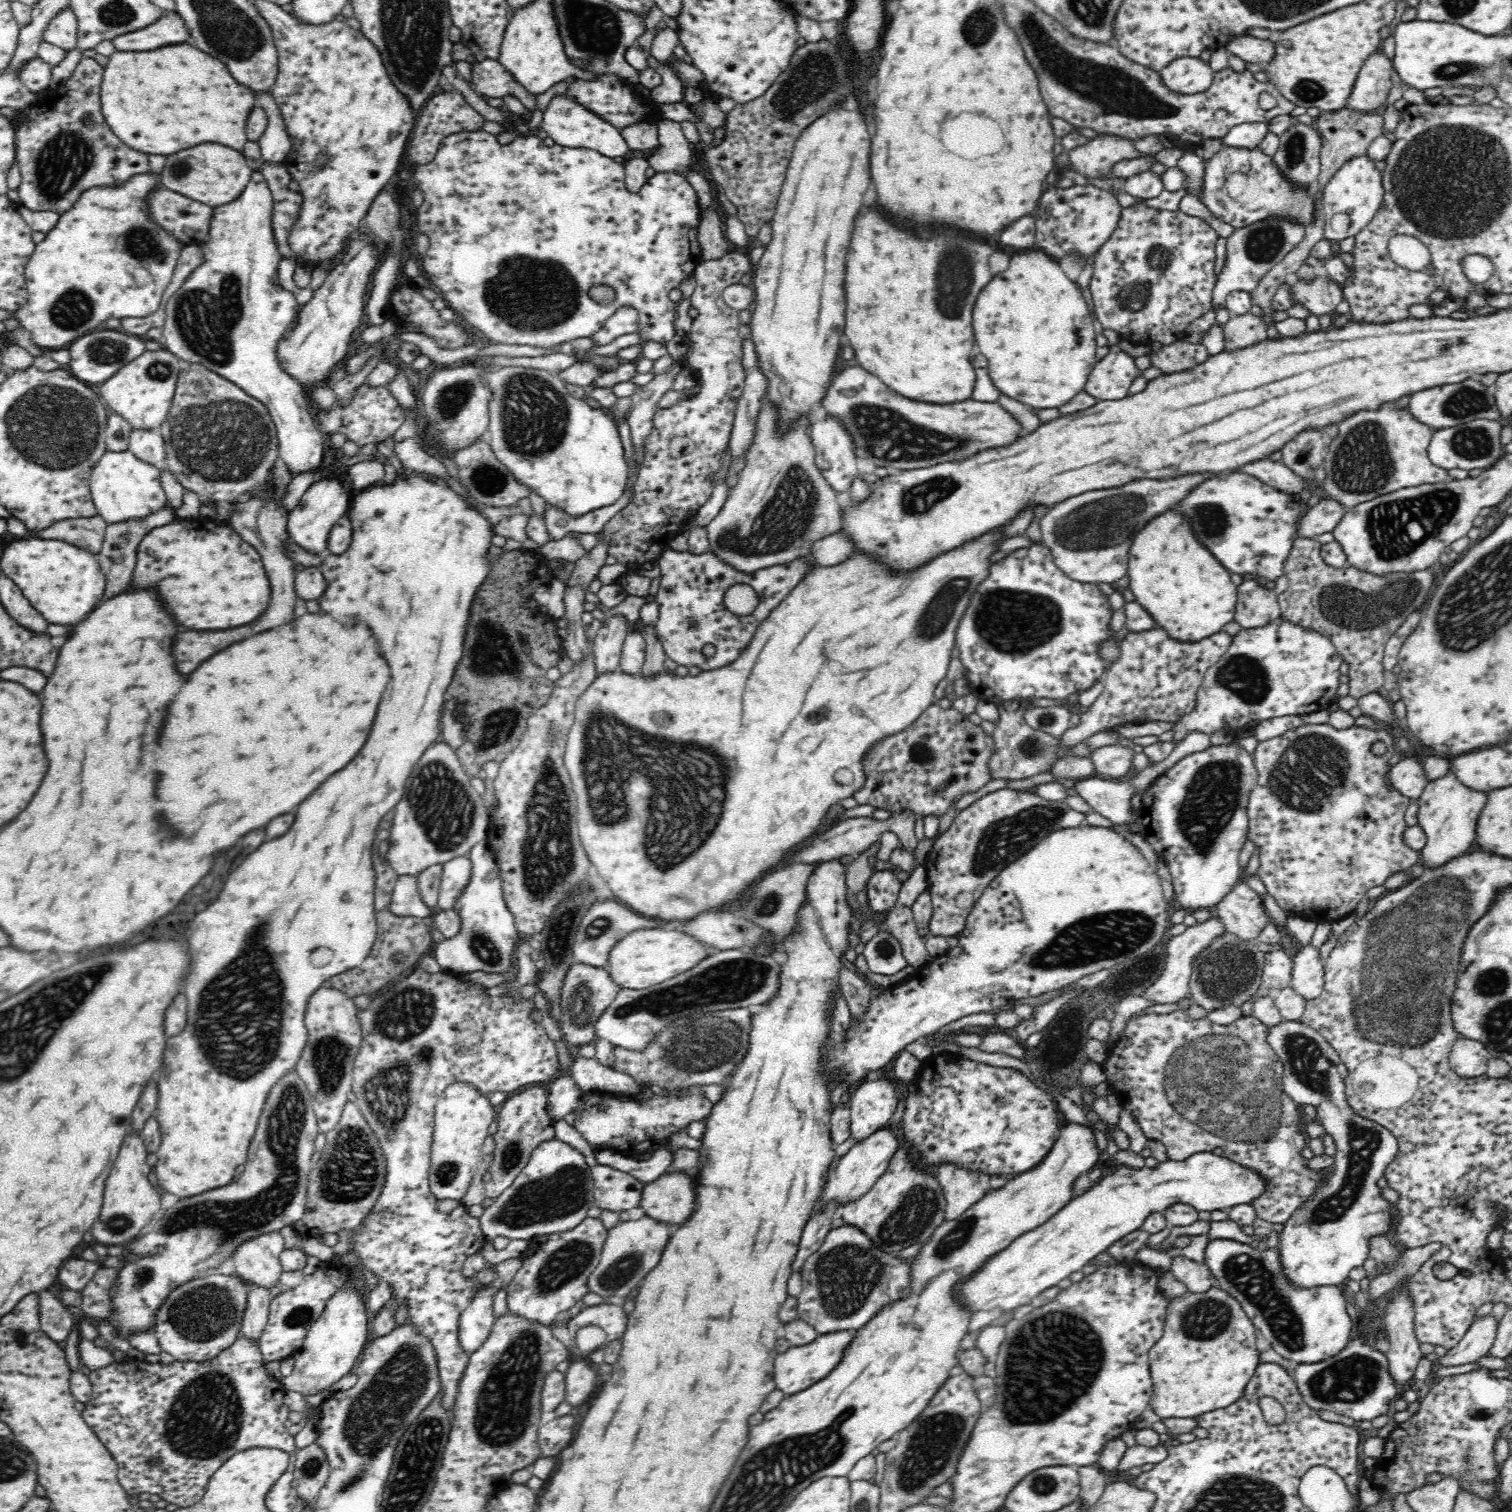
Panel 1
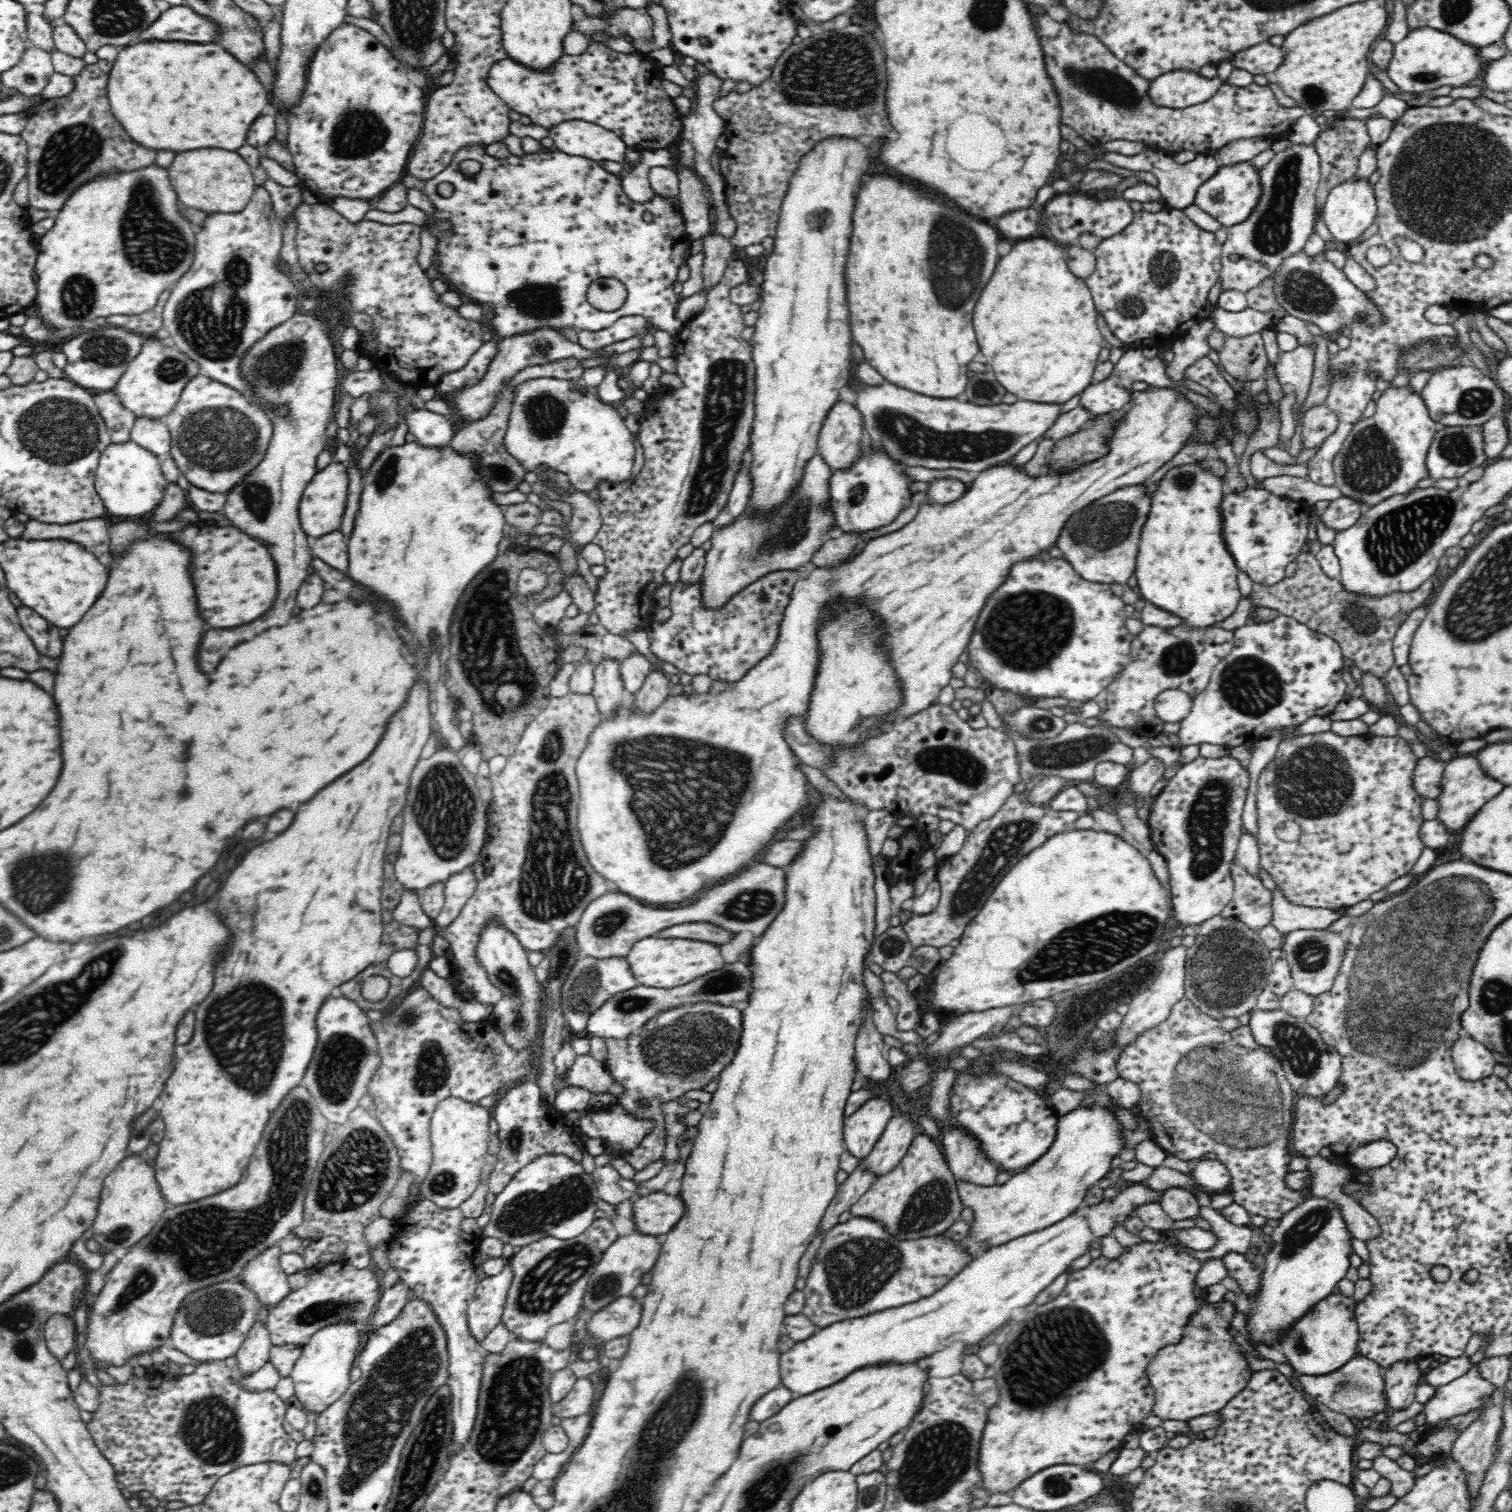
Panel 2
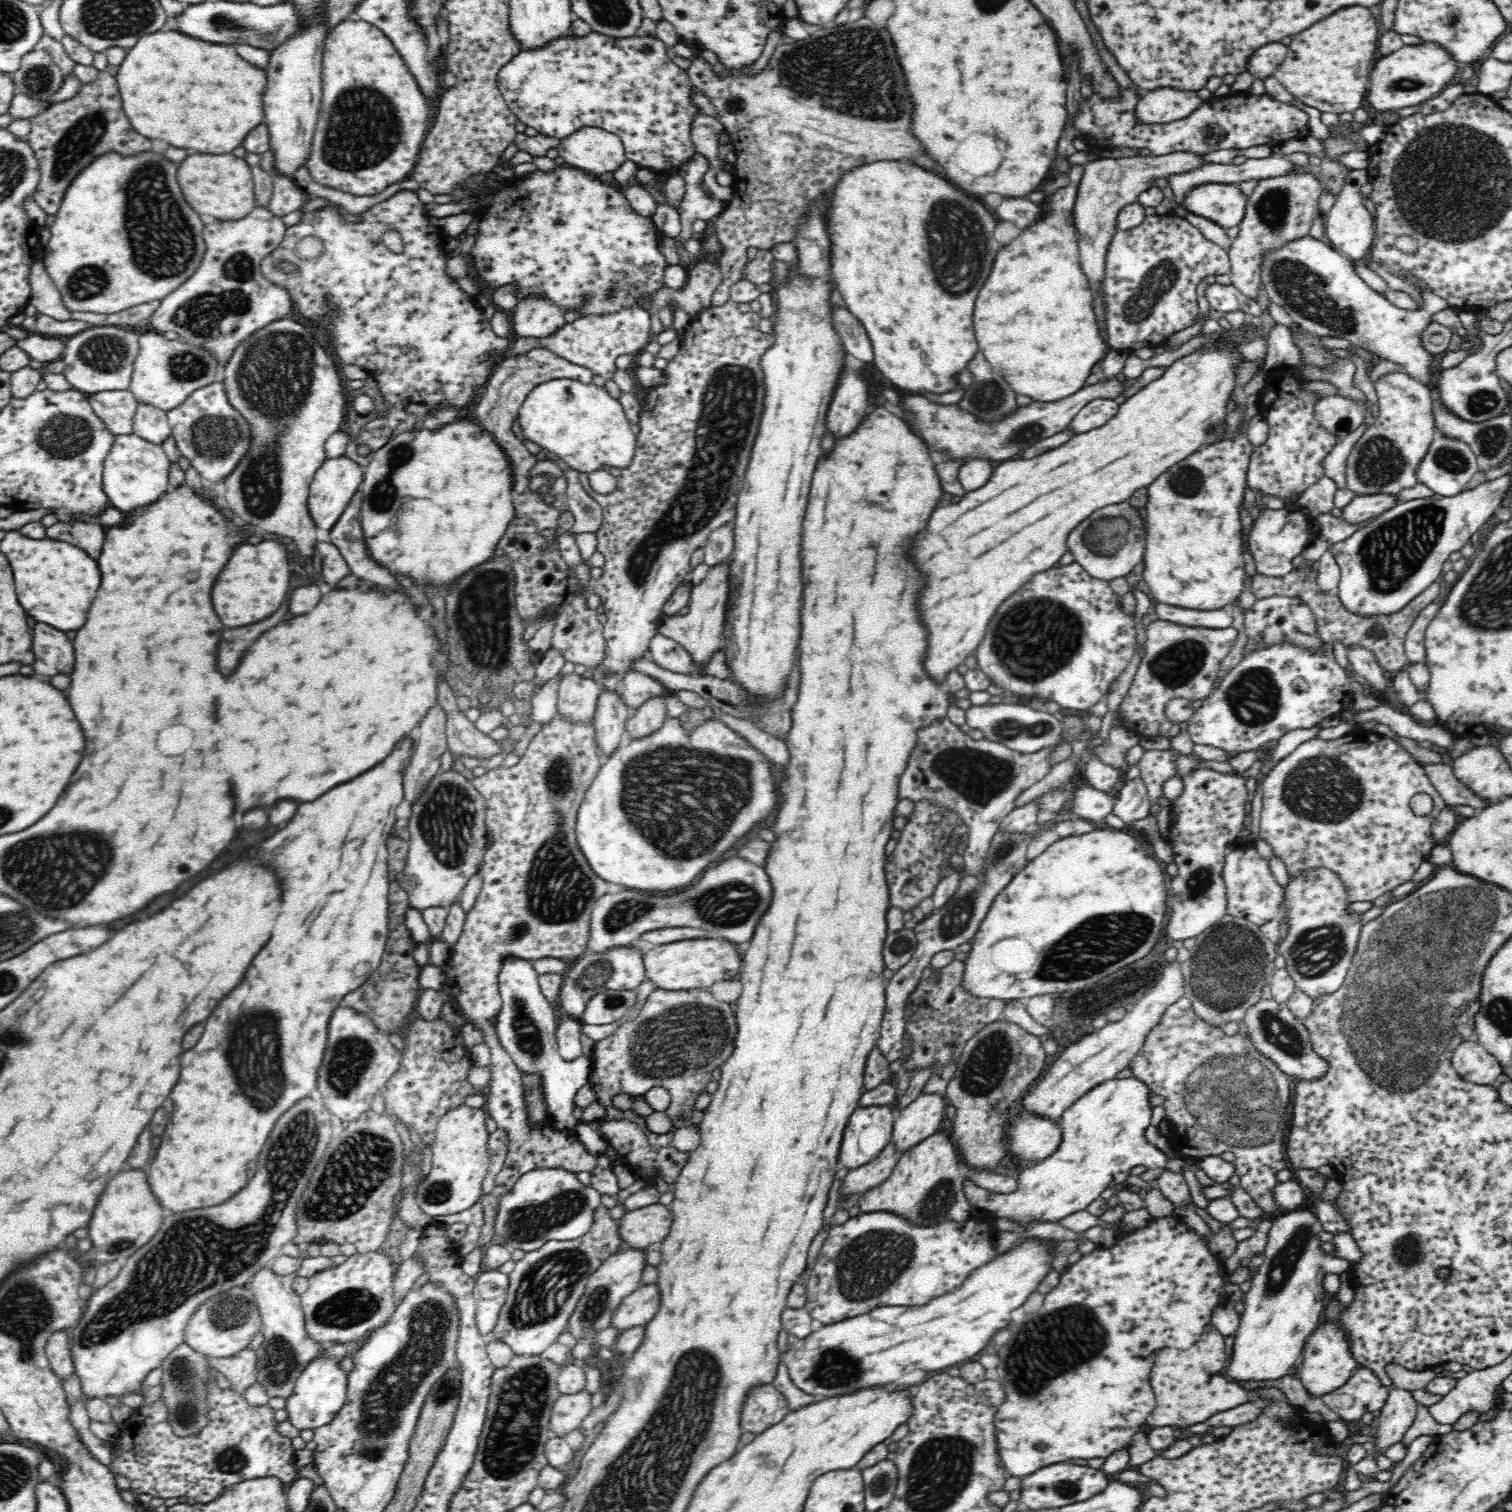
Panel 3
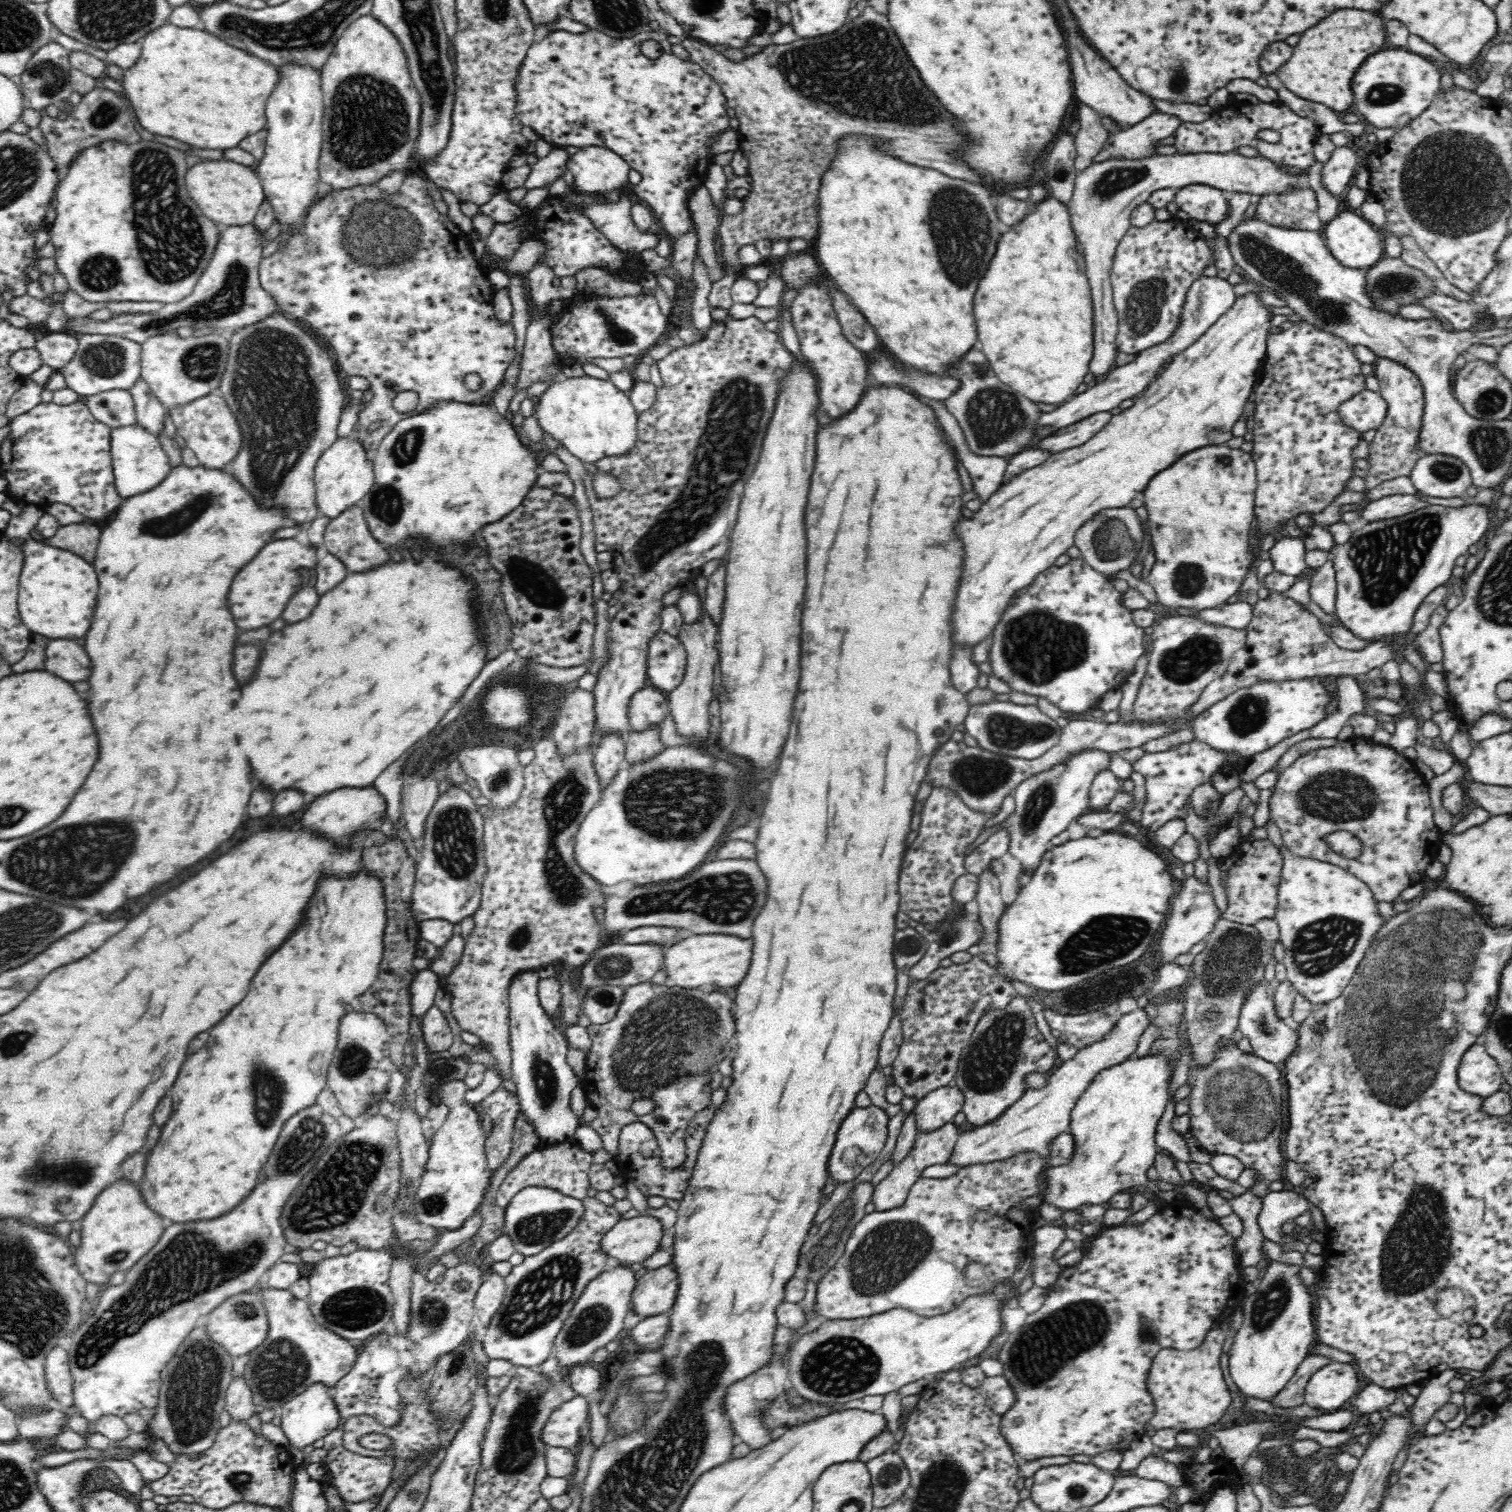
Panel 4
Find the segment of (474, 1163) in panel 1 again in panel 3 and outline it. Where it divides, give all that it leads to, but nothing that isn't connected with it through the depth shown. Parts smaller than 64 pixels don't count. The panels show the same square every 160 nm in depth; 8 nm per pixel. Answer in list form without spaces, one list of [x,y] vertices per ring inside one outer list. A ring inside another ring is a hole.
[[[458,1106],[439,1119],[431,1143],[432,1169],[420,1182],[417,1190],[418,1206],[432,1218],[468,1210],[480,1201],[482,1181],[490,1167],[487,1117],[488,1114],[481,1108]]]

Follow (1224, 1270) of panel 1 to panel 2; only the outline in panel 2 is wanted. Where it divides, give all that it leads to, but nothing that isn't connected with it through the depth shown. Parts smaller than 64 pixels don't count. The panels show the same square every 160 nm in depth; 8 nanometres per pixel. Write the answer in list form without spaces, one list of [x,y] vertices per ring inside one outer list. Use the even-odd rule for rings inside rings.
[[[1231,1252],[1223,1256],[1223,1261],[1229,1270],[1229,1276],[1238,1281],[1248,1297],[1258,1292],[1261,1269],[1254,1269],[1251,1255]],[[1336,1291],[1307,1312],[1281,1340],[1282,1352],[1300,1374],[1329,1376],[1346,1366],[1357,1354],[1359,1326],[1355,1319],[1356,1301]]]

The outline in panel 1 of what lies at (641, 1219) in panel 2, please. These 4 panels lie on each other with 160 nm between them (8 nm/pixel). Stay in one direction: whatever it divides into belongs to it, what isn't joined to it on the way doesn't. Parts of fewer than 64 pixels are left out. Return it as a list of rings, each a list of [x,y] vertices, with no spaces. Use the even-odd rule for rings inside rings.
[[[684,1172],[664,1173],[654,1182],[645,1183],[639,1206],[659,1224],[687,1222],[694,1212],[694,1176]]]

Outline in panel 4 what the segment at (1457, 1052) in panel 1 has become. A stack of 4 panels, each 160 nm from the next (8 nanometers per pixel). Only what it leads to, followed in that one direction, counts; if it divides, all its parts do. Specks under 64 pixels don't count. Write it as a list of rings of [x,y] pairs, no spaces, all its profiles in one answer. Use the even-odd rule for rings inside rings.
[[[1474,1043],[1461,1058],[1457,1068],[1457,1081],[1461,1090],[1484,1099],[1500,1091],[1505,1076],[1496,1059],[1487,1053],[1485,1046]]]

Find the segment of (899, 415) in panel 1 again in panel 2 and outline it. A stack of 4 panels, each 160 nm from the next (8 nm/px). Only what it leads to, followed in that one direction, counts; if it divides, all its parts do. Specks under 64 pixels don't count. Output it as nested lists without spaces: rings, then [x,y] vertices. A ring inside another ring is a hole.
[[[894,384],[862,386],[848,395],[862,413],[864,428],[873,448],[883,446],[885,451],[905,466],[959,468],[976,474],[1010,462],[1032,440],[1050,430],[1064,413],[1060,404],[1034,404],[1018,400],[1014,404],[978,406],[961,398],[943,399],[908,392]]]

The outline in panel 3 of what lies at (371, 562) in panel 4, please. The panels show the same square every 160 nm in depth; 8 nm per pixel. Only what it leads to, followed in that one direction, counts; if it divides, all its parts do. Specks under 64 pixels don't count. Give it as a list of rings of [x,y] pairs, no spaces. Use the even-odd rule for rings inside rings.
[[[358,490],[336,524],[330,528],[330,542],[338,547],[355,578],[364,578],[386,586],[386,589],[403,592],[403,587],[394,580],[394,576],[370,556],[360,520],[362,500],[362,493]]]

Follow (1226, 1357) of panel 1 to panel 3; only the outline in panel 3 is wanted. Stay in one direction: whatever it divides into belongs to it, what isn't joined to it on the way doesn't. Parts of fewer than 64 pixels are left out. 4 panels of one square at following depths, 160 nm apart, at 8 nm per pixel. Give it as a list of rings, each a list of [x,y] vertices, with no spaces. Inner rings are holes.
[[[1207,1324],[1200,1338],[1192,1345],[1190,1350],[1176,1350],[1176,1348],[1162,1348],[1158,1352],[1150,1384],[1156,1394],[1158,1406],[1147,1418],[1146,1424],[1150,1428],[1158,1427],[1190,1427],[1208,1420],[1218,1412],[1228,1408],[1236,1408],[1240,1404],[1258,1399],[1254,1390],[1246,1391],[1242,1384],[1234,1384],[1224,1380],[1224,1335],[1212,1324]]]

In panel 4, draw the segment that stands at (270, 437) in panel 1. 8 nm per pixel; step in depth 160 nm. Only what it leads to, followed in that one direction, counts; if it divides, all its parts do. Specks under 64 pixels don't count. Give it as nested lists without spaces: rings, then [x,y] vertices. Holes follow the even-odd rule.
[[[212,392],[192,403],[170,408],[169,416],[176,425],[177,433],[184,438],[187,447],[206,468],[224,469],[238,454],[242,444],[241,428],[231,408],[217,392]]]

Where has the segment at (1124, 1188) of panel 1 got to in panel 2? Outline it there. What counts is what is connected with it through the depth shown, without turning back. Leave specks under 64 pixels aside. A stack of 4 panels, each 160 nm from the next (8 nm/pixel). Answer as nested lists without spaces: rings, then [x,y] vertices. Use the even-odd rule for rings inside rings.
[[[1202,1158],[1193,1168],[1190,1176],[1194,1180],[1194,1188],[1190,1191],[1195,1192],[1195,1184],[1212,1195],[1230,1190],[1230,1167],[1224,1165],[1222,1160]],[[1132,1183],[1113,1201],[1104,1201],[1096,1206],[1087,1206],[1073,1212],[1070,1216],[1052,1224],[1033,1234],[1026,1234],[990,1247],[981,1252],[970,1264],[967,1264],[946,1286],[938,1289],[932,1296],[905,1304],[900,1308],[886,1308],[882,1312],[873,1312],[868,1316],[846,1319],[826,1328],[818,1328],[810,1338],[802,1340],[780,1355],[780,1371],[782,1386],[792,1392],[811,1395],[823,1388],[832,1386],[844,1380],[852,1372],[862,1368],[876,1368],[877,1366],[890,1366],[891,1364],[914,1364],[922,1358],[932,1356],[935,1352],[948,1348],[953,1342],[962,1341],[964,1347],[978,1344],[996,1328],[1010,1326],[1012,1310],[1015,1307],[1028,1309],[1035,1302],[1036,1296],[1057,1277],[1065,1273],[1066,1268],[1078,1256],[1090,1250],[1088,1244],[1092,1240],[1112,1234],[1116,1224],[1123,1223],[1126,1216],[1132,1215],[1136,1206],[1144,1202],[1159,1202],[1160,1195],[1142,1183]]]

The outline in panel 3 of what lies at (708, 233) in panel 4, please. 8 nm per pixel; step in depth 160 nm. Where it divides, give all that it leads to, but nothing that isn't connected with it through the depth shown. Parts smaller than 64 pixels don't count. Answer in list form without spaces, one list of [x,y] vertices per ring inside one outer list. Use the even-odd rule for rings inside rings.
[[[700,261],[694,264],[686,277],[688,282],[681,289],[672,289],[667,285],[652,292],[645,301],[645,306],[652,314],[657,314],[666,304],[685,308],[694,317],[710,307],[714,290],[721,285],[722,273],[714,264]]]

